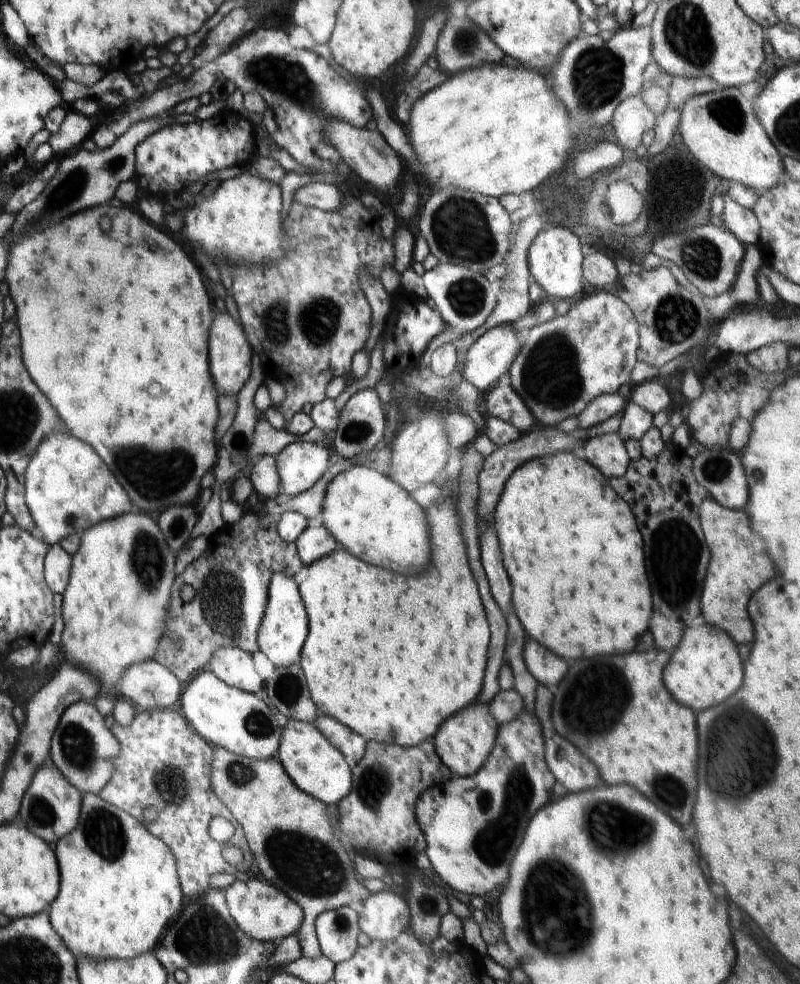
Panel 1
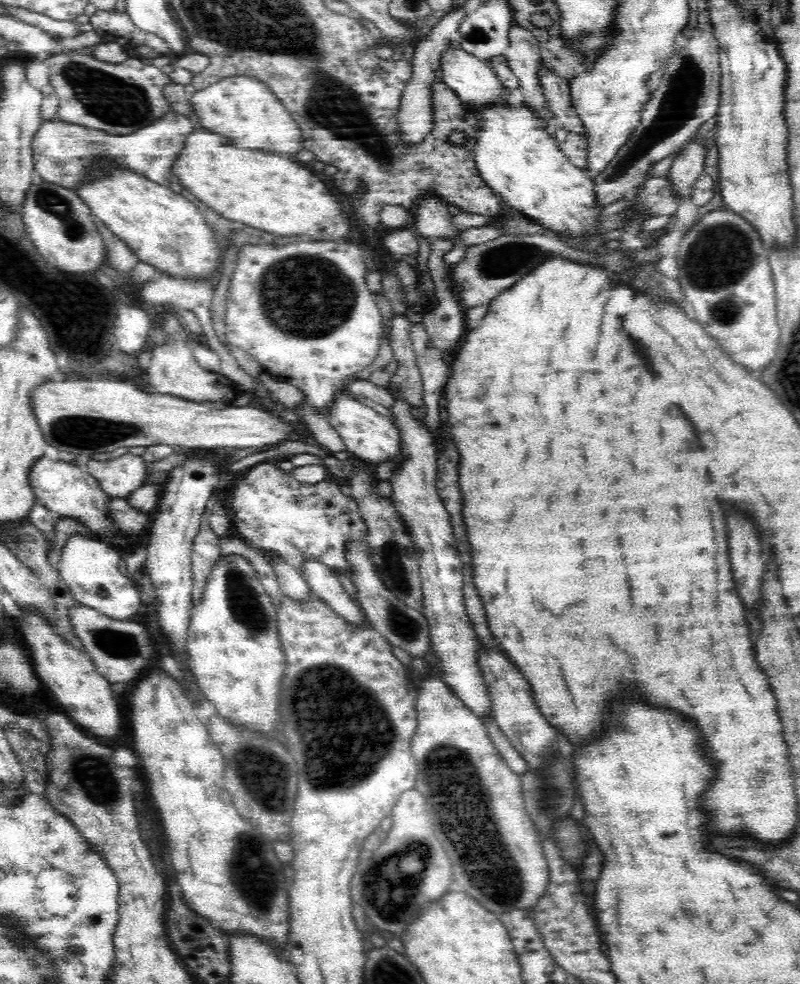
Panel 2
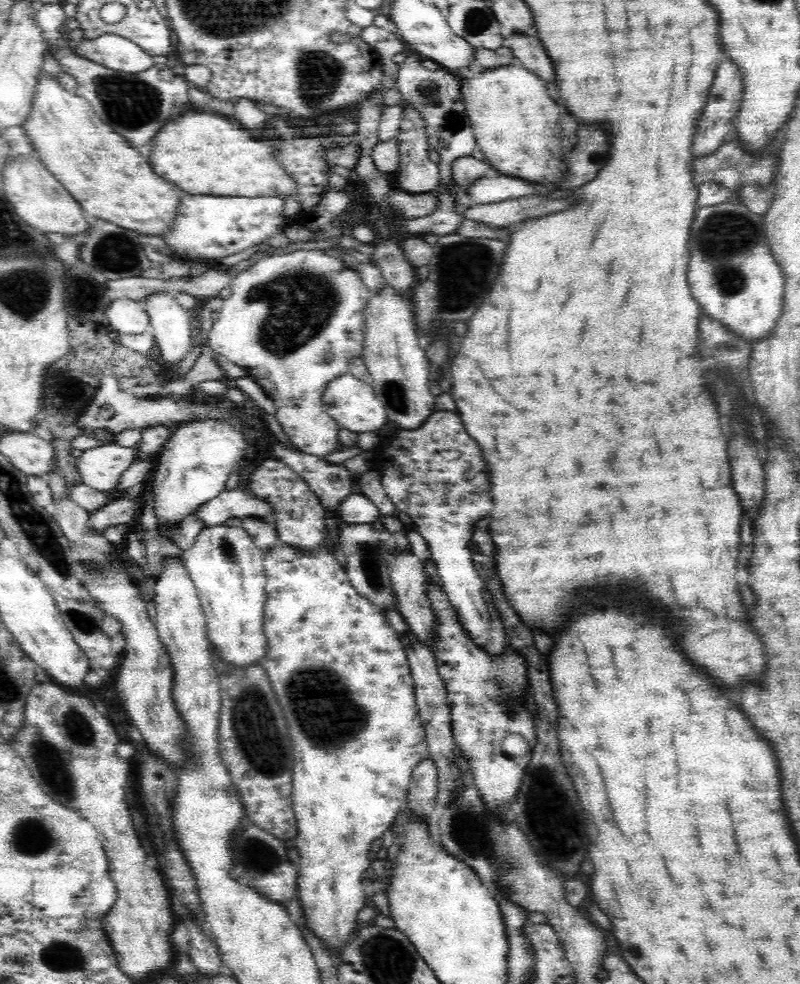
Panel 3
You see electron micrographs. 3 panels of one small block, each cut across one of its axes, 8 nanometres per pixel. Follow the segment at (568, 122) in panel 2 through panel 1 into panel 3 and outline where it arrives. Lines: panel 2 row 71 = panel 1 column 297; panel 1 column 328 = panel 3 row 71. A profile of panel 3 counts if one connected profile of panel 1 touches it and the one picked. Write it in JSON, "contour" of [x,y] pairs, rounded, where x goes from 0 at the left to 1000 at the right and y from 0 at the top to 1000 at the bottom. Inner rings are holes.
{"contour":[[[631,35],[631,48],[635,48],[650,60],[654,69],[679,79],[691,89],[693,67],[678,43],[665,36]]]}

